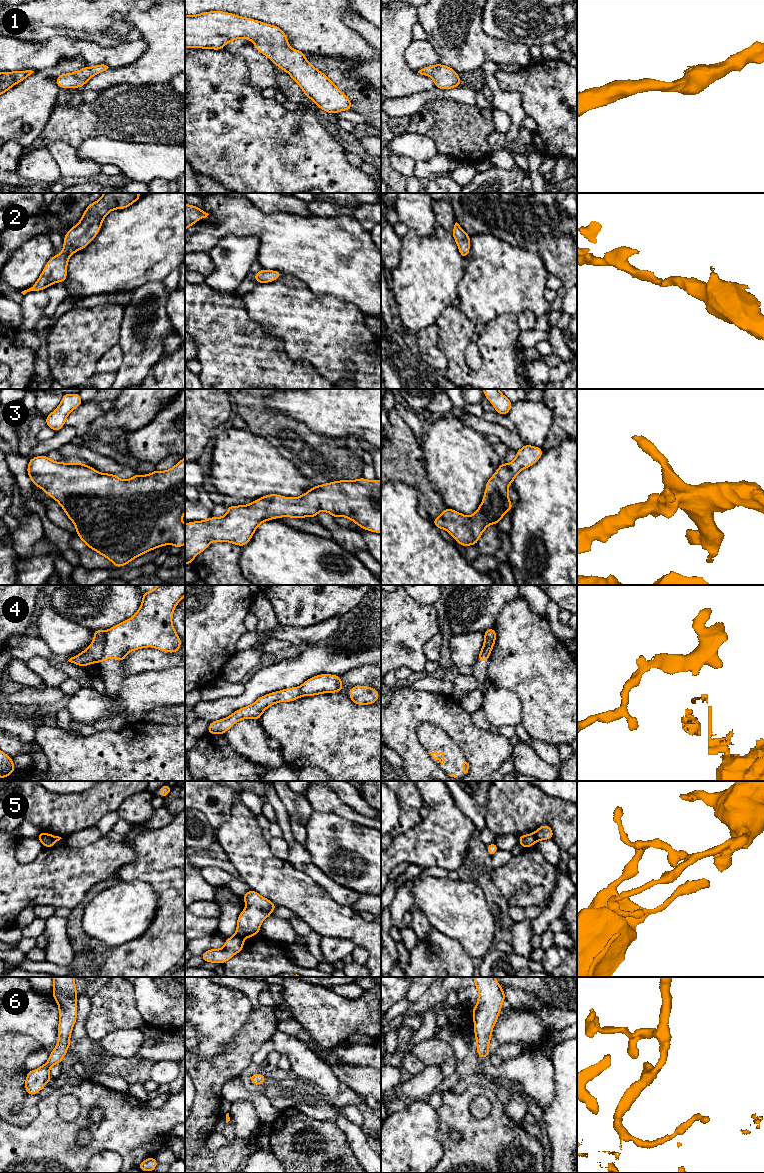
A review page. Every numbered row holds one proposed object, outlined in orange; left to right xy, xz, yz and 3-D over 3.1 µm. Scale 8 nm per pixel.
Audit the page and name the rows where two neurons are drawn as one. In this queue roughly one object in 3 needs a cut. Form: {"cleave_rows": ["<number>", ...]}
{"cleave_rows": ["4", "5"]}

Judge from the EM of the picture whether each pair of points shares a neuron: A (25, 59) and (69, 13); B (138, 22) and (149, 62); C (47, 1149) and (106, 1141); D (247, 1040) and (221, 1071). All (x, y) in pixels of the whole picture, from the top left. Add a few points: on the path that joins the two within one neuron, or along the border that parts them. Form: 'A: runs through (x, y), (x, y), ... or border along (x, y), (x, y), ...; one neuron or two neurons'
A: border along (65, 36), (51, 36), (43, 41), (19, 40); two neurons
B: runs through (148, 32), (151, 35), (151, 52); one neuron
C: runs through (62, 1152), (88, 1151), (91, 1149); one neuron
D: runs through (242, 1048), (229, 1063); one neuron

